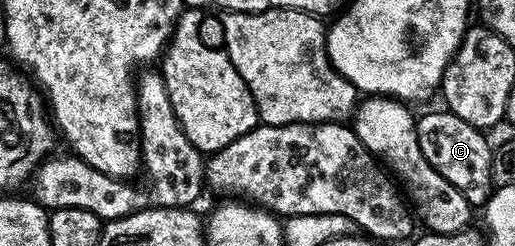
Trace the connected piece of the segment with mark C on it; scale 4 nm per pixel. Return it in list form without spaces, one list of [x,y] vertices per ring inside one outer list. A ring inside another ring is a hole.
[[[448,109],[433,110],[416,119],[417,139],[423,156],[427,156],[427,164],[443,176],[469,201],[470,207],[481,208],[489,201],[495,187],[491,176],[491,160],[494,147],[484,138],[478,127],[467,124],[467,120],[459,120],[459,116],[450,114]]]

